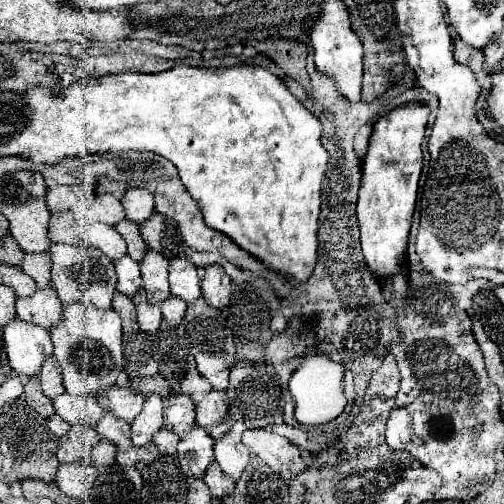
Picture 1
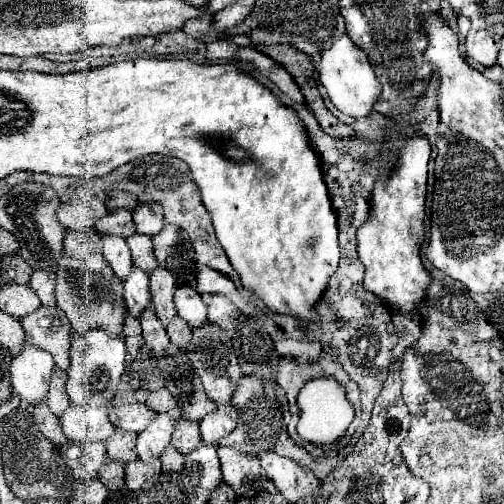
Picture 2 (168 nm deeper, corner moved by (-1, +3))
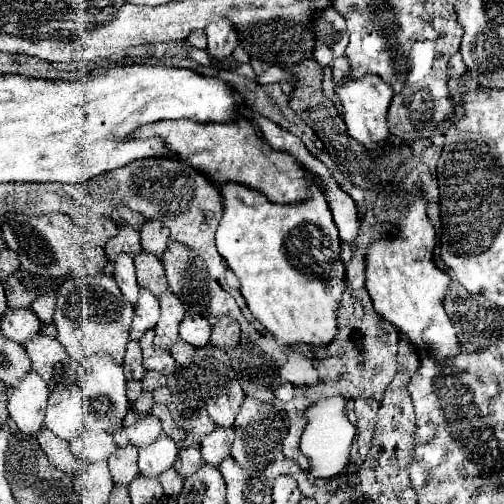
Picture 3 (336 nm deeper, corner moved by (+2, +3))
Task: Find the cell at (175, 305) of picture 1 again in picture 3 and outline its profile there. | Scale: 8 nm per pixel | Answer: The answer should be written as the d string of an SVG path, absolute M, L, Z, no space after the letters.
M178 341L172 349L170 349L170 353L172 353L172 357L176 359L176 363L180 365L180 367L190 367L192 365L192 359L194 359L194 349L190 349L190 345L186 345L184 341Z

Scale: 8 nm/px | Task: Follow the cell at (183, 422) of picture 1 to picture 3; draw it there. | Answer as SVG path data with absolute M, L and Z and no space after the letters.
M194 445L194 447L180 451L174 469L186 481L186 477L190 477L190 473L198 471L198 465L202 465L202 455L200 455L200 447Z

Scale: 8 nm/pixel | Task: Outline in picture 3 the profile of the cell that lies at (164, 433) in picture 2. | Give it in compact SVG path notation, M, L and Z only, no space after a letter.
M162 435L150 447L140 449L140 457L138 457L140 473L144 477L158 477L166 469L174 467L176 459L178 459L178 445L170 437Z

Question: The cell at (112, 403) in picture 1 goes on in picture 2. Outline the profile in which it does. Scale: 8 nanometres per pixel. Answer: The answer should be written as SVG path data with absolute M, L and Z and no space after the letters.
M125 403L111 409L111 423L115 427L121 427L125 431L141 433L155 417L155 411L151 411L145 403Z

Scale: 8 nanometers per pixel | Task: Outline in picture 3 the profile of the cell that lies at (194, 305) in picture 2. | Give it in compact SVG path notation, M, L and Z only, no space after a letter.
M186 315L180 323L180 339L192 347L204 347L210 341L210 323L204 317Z

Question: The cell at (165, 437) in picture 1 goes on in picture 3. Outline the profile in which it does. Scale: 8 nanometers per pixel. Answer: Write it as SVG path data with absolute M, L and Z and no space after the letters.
M174 469L164 471L158 477L158 481L160 481L162 489L164 489L164 495L168 495L168 497L176 497L178 491L182 491L182 479L180 479L180 475Z

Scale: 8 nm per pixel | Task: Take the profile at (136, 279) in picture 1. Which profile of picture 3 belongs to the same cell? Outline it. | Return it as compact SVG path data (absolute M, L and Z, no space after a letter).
M140 289L138 305L134 309L134 321L132 321L130 339L140 341L148 329L154 329L154 325L158 323L158 317L160 317L158 299L148 289Z

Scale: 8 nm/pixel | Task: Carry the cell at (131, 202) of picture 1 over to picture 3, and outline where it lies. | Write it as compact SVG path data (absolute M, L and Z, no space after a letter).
M146 221L140 231L140 237L142 237L142 249L154 253L156 257L162 257L166 245L170 243L170 231L160 221Z

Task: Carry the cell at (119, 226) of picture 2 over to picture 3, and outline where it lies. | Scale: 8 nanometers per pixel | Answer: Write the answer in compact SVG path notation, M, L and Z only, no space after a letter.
M120 227L120 233L108 241L108 245L104 247L108 259L114 263L114 257L118 257L118 253L128 253L128 255L136 255L142 251L140 247L140 233L130 229L130 227Z

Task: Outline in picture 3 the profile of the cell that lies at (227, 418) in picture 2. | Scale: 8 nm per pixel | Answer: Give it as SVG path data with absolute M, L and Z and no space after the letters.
M216 427L214 433L210 433L208 437L204 437L202 441L202 457L206 465L214 465L214 469L220 469L220 463L230 457L230 447L234 441L236 433L232 427L222 429Z

